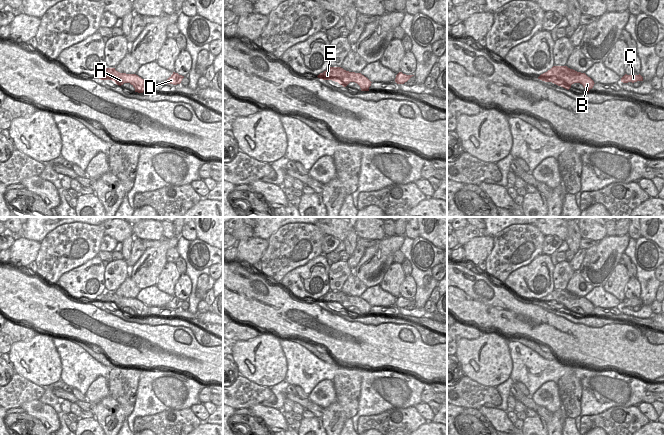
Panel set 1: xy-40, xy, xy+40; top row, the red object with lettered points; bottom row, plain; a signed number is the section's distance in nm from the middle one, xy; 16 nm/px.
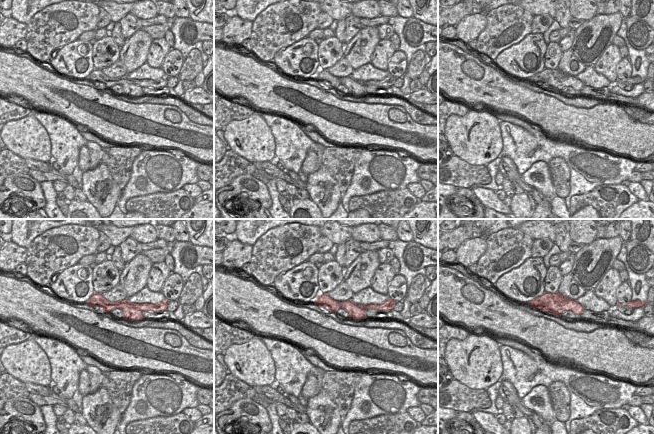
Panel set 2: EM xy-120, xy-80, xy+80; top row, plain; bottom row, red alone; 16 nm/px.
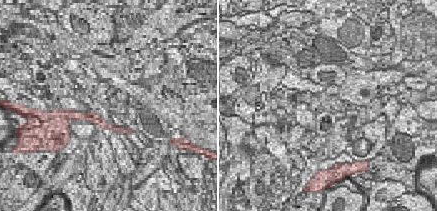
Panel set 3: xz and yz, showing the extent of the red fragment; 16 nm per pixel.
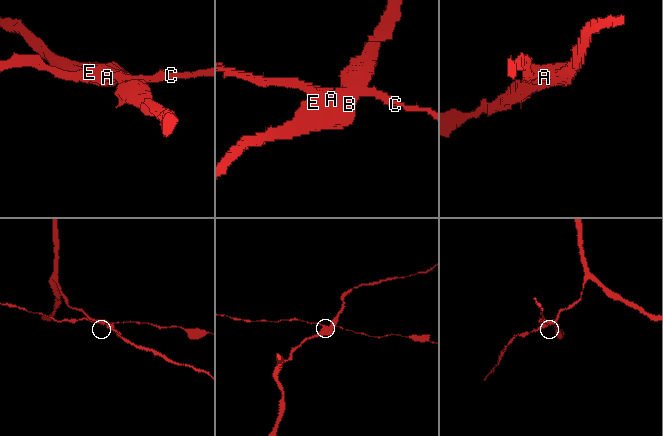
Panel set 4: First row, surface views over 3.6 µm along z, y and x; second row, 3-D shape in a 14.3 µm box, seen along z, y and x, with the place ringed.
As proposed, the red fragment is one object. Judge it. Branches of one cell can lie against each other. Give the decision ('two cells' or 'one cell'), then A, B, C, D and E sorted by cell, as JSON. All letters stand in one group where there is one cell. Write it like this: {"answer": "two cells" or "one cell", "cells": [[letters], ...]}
{"answer": "two cells", "cells": [["A", "C", "D", "E"], ["B"]]}

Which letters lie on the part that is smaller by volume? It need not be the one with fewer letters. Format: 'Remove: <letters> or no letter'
Remove: A, C, D, E

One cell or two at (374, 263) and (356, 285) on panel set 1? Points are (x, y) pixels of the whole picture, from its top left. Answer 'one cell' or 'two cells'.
two cells

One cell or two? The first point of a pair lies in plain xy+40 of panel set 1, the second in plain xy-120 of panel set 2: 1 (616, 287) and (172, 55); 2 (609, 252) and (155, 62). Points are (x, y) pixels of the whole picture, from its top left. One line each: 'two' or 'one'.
1: two
2: two

